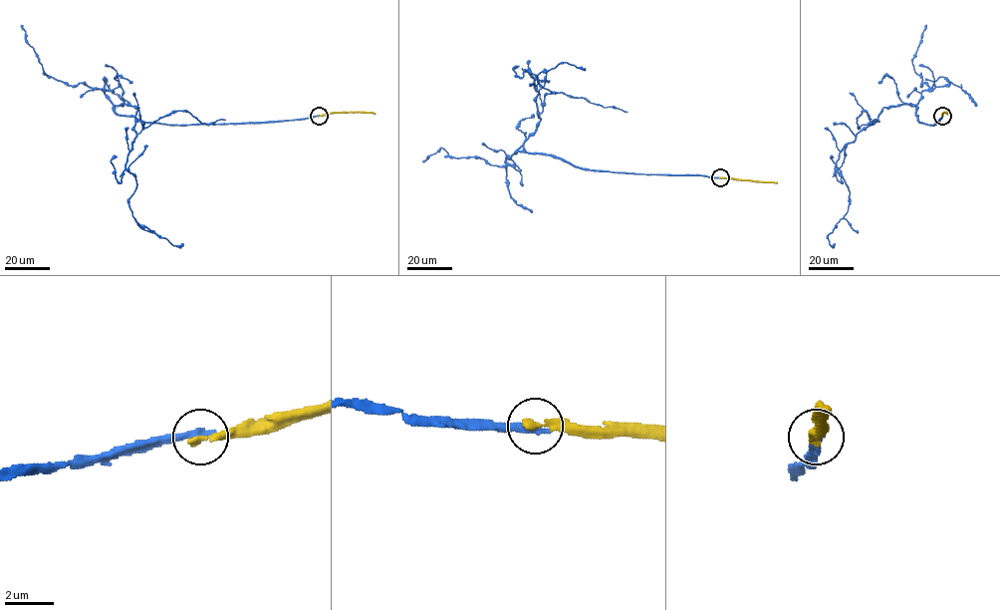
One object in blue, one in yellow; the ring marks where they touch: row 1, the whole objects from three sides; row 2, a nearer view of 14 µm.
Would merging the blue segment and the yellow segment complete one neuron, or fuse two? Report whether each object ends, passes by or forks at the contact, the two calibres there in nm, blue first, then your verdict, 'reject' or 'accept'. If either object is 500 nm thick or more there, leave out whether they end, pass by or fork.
blue ends | yellow ends | 360/360 nm | reject

